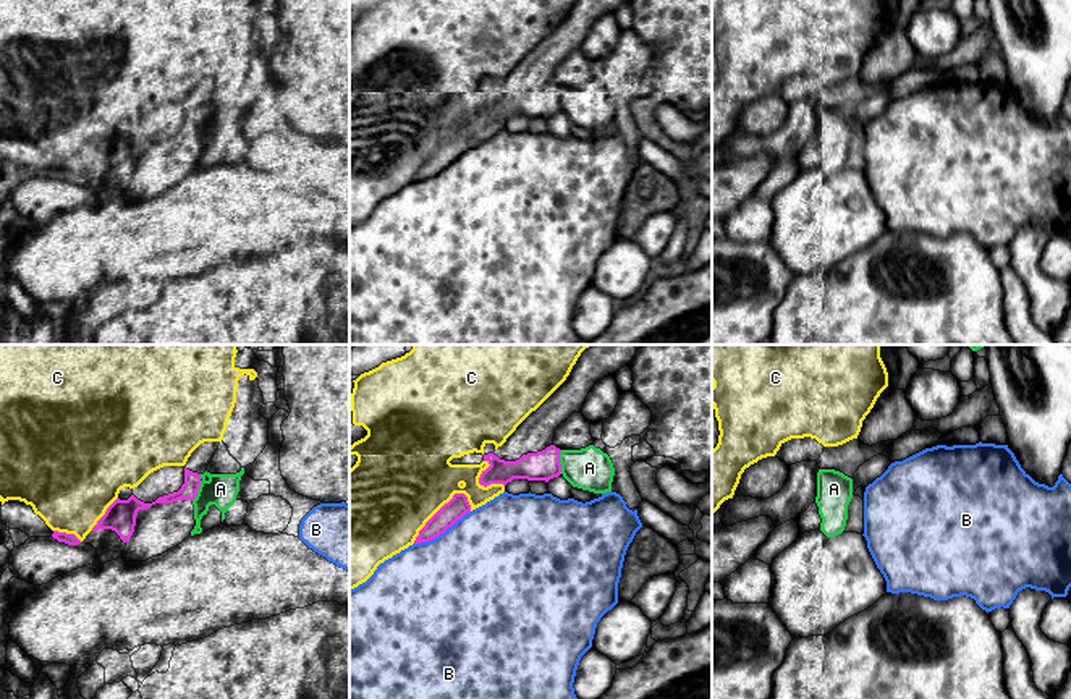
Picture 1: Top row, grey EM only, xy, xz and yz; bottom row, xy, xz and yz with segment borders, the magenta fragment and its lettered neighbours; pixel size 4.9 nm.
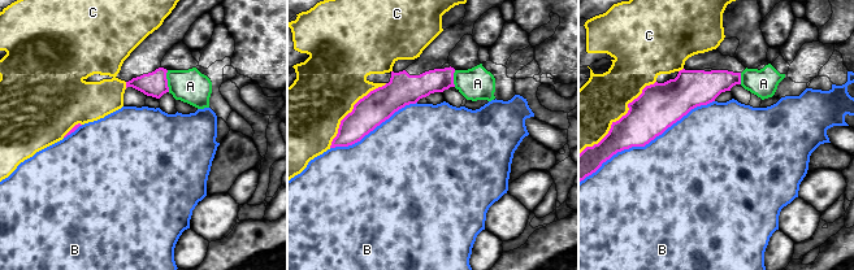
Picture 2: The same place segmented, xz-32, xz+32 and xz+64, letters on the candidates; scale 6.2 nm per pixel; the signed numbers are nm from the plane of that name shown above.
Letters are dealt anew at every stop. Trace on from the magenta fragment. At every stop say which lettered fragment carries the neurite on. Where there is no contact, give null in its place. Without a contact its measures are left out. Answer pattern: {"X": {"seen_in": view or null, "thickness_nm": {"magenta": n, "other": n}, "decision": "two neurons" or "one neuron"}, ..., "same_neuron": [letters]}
{"A": {"seen_in": "xz", "thickness_nm": {"magenta": 150, "other": 220}, "decision": "two neurons"}, "B": {"seen_in": "xz", "thickness_nm": {"magenta": 100, "other": 500}, "decision": "two neurons"}, "C": {"seen_in": "xz", "thickness_nm": {"magenta": 100, "other": 480}, "decision": "two neurons"}, "same_neuron": []}

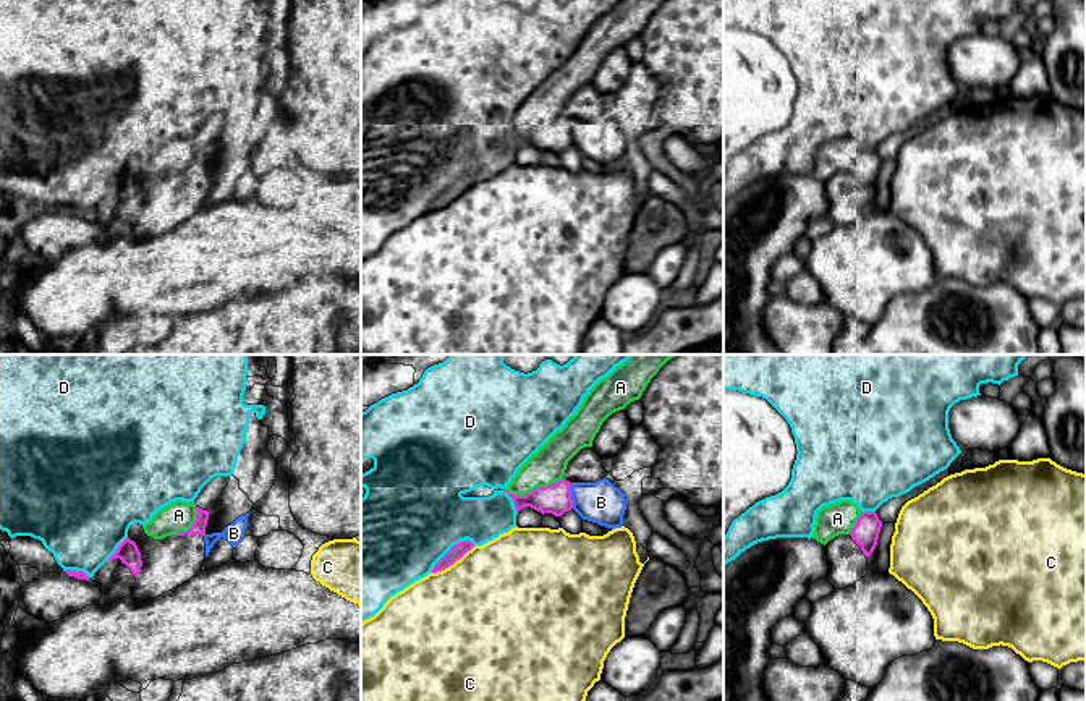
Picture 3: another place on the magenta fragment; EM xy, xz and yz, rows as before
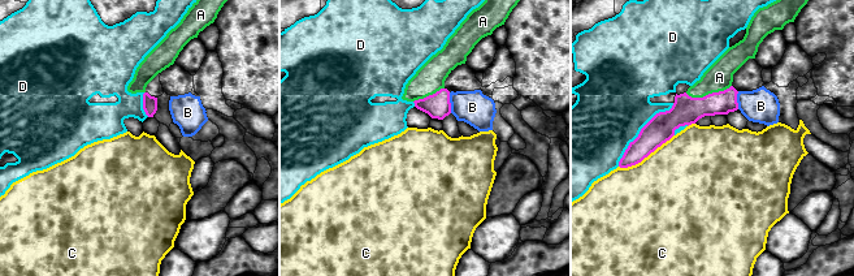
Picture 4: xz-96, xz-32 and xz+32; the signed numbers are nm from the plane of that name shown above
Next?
{"A": {"seen_in": "xz", "thickness_nm": {"magenta": 150, "other": 180}, "decision": "one neuron"}, "B": {"seen_in": "xz", "thickness_nm": {"magenta": 150, "other": 220}, "decision": "two neurons"}, "C": {"seen_in": "xz", "thickness_nm": {"magenta": 70, "other": 500}, "decision": "two neurons"}, "D": {"seen_in": "xz", "thickness_nm": {"magenta": 70, "other": 500}, "decision": "two neurons"}, "same_neuron": ["A"]}

